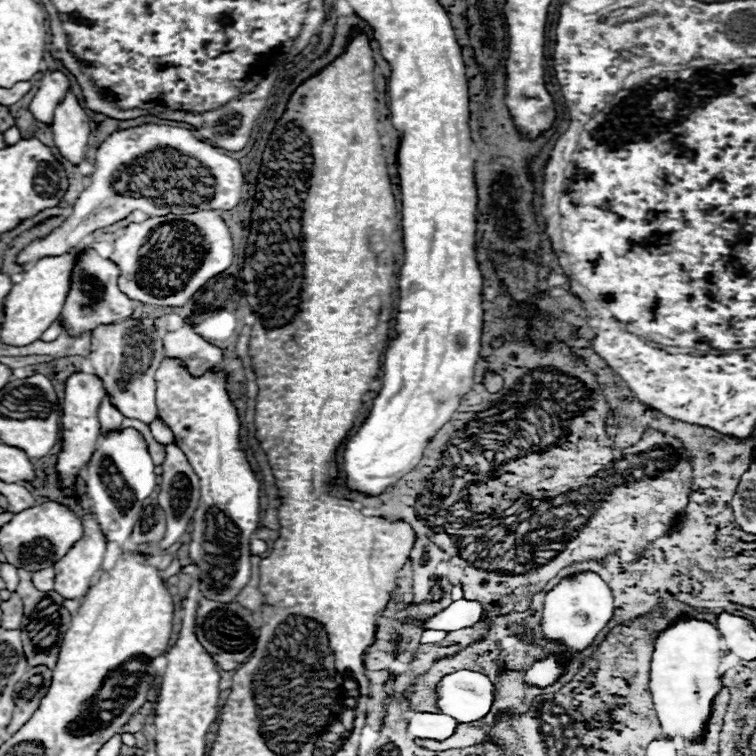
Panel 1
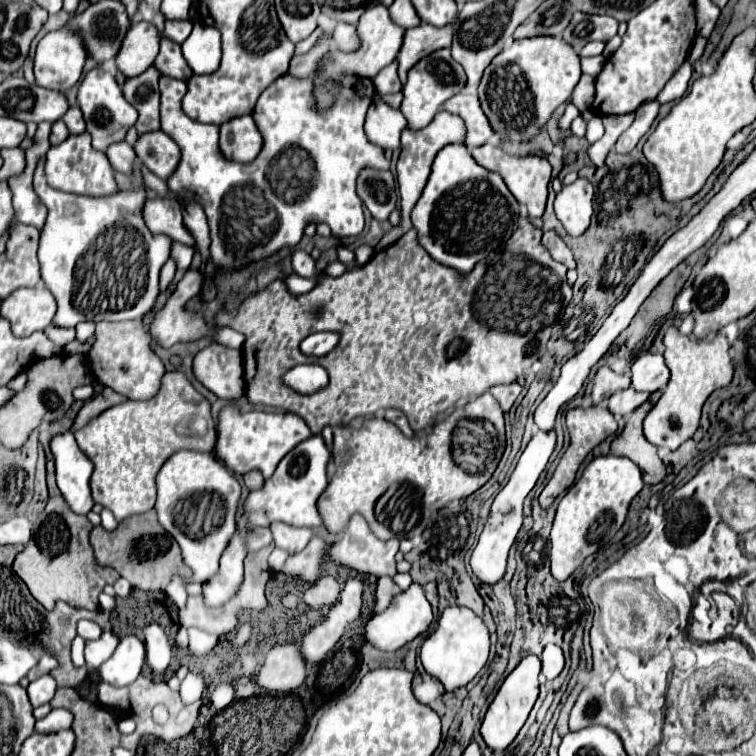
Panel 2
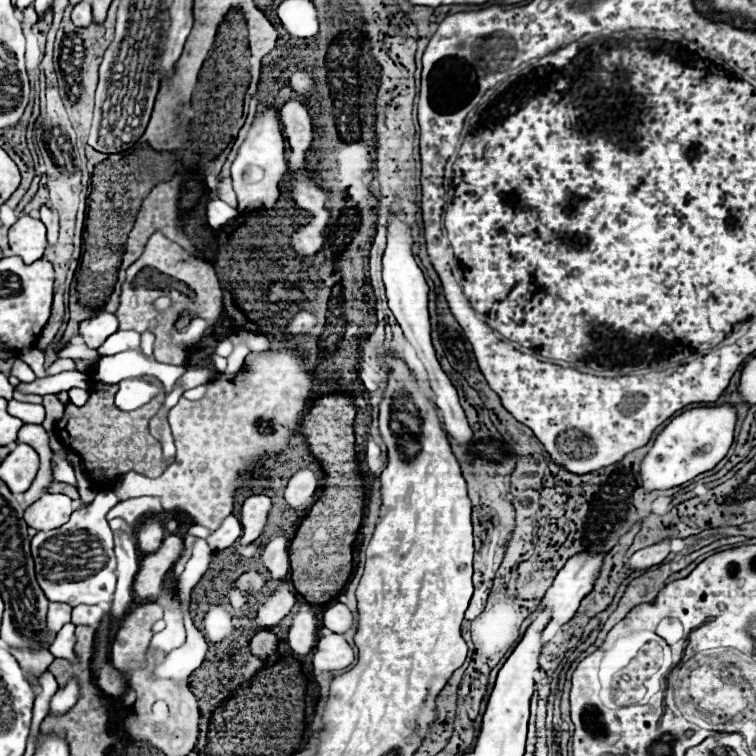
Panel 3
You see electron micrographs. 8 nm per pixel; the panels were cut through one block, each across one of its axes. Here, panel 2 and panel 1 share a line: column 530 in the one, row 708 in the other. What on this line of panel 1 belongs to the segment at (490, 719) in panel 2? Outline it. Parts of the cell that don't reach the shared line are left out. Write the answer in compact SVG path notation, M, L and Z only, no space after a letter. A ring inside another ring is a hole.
M684 616L658 634L650 664L650 692L664 734L700 738L702 724L710 714L710 702L714 694L722 690L722 676L716 674L720 652L722 640L716 628L706 620Z

